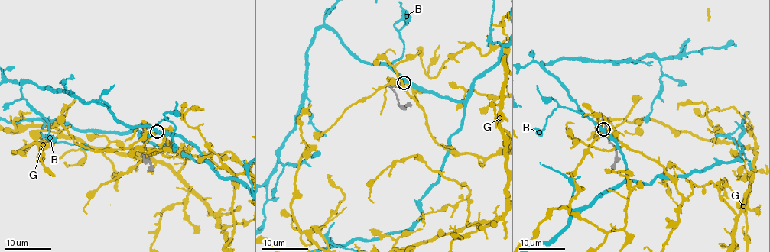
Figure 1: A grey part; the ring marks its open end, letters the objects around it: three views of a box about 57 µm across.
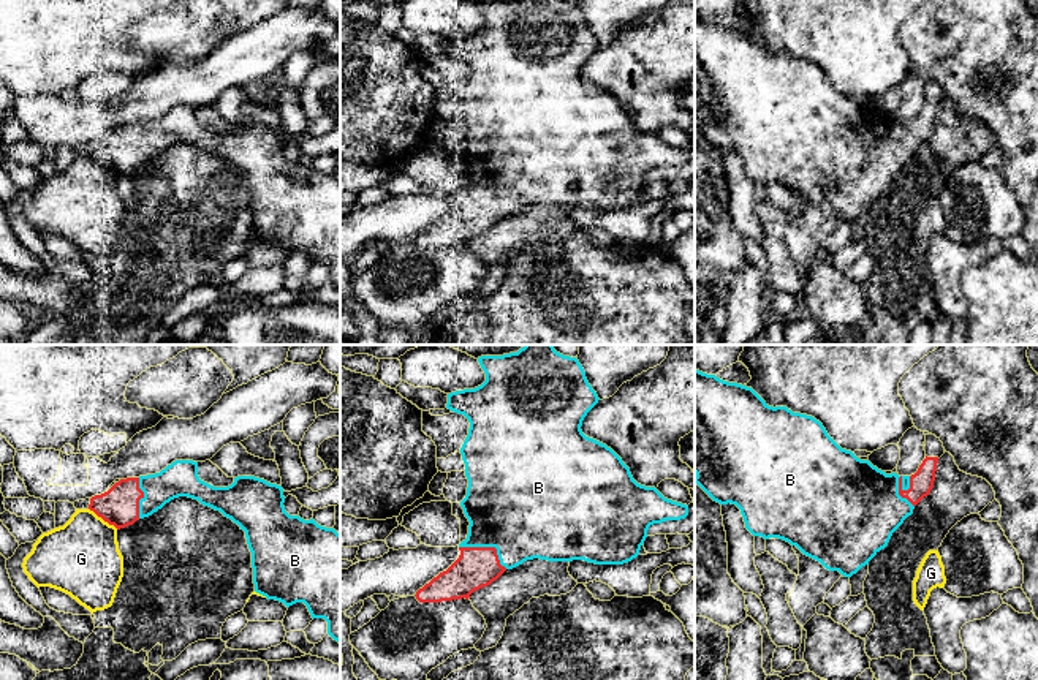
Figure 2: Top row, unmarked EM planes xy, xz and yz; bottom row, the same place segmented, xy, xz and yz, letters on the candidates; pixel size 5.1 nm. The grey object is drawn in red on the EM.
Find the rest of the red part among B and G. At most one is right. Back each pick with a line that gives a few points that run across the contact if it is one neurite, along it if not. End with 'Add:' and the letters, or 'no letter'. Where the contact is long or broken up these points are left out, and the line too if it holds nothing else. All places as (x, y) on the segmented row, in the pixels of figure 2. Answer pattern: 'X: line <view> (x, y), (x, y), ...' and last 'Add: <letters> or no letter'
B: line yz (921, 483), (913, 489), (899, 492), (888, 500), (853, 508)
Add: B

